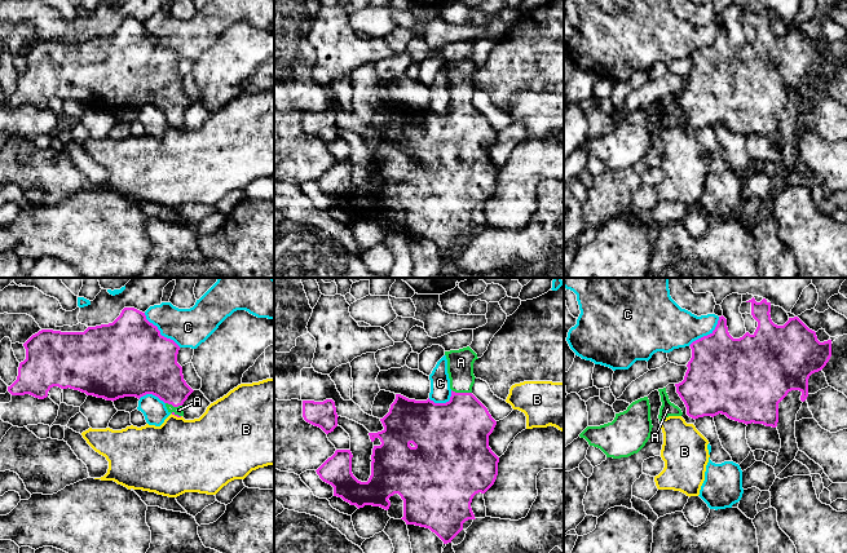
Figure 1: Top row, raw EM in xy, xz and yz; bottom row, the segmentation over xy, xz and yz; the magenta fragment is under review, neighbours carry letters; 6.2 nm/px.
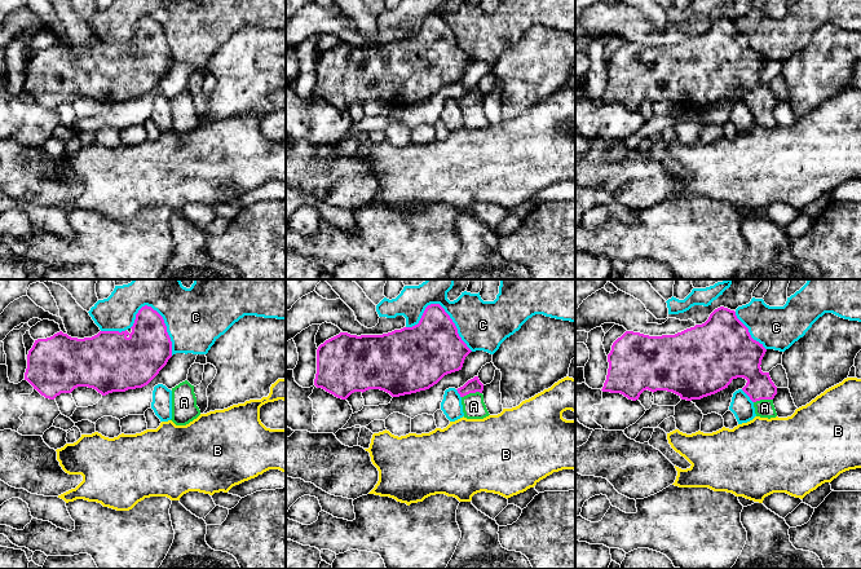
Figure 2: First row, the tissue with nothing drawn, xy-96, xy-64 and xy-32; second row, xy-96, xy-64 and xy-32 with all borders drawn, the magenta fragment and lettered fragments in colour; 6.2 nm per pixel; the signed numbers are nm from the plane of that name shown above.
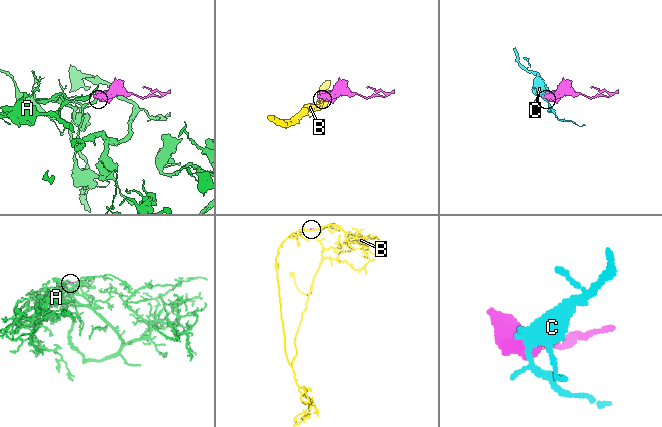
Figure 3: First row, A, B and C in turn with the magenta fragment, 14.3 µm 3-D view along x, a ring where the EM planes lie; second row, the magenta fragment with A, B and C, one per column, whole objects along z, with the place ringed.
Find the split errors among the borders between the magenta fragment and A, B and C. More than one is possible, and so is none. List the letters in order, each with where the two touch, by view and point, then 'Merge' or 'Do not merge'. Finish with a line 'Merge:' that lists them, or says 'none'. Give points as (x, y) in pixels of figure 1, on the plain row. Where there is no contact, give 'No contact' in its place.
A: Touches magenta at xz (462, 104). Merge
B: Touches magenta at xy (176, 125). Do not merge
C: Touches magenta at xy (159, 43). Do not merge
Merge: A

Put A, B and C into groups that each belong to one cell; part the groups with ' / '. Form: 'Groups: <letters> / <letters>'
Groups: A / B / C

